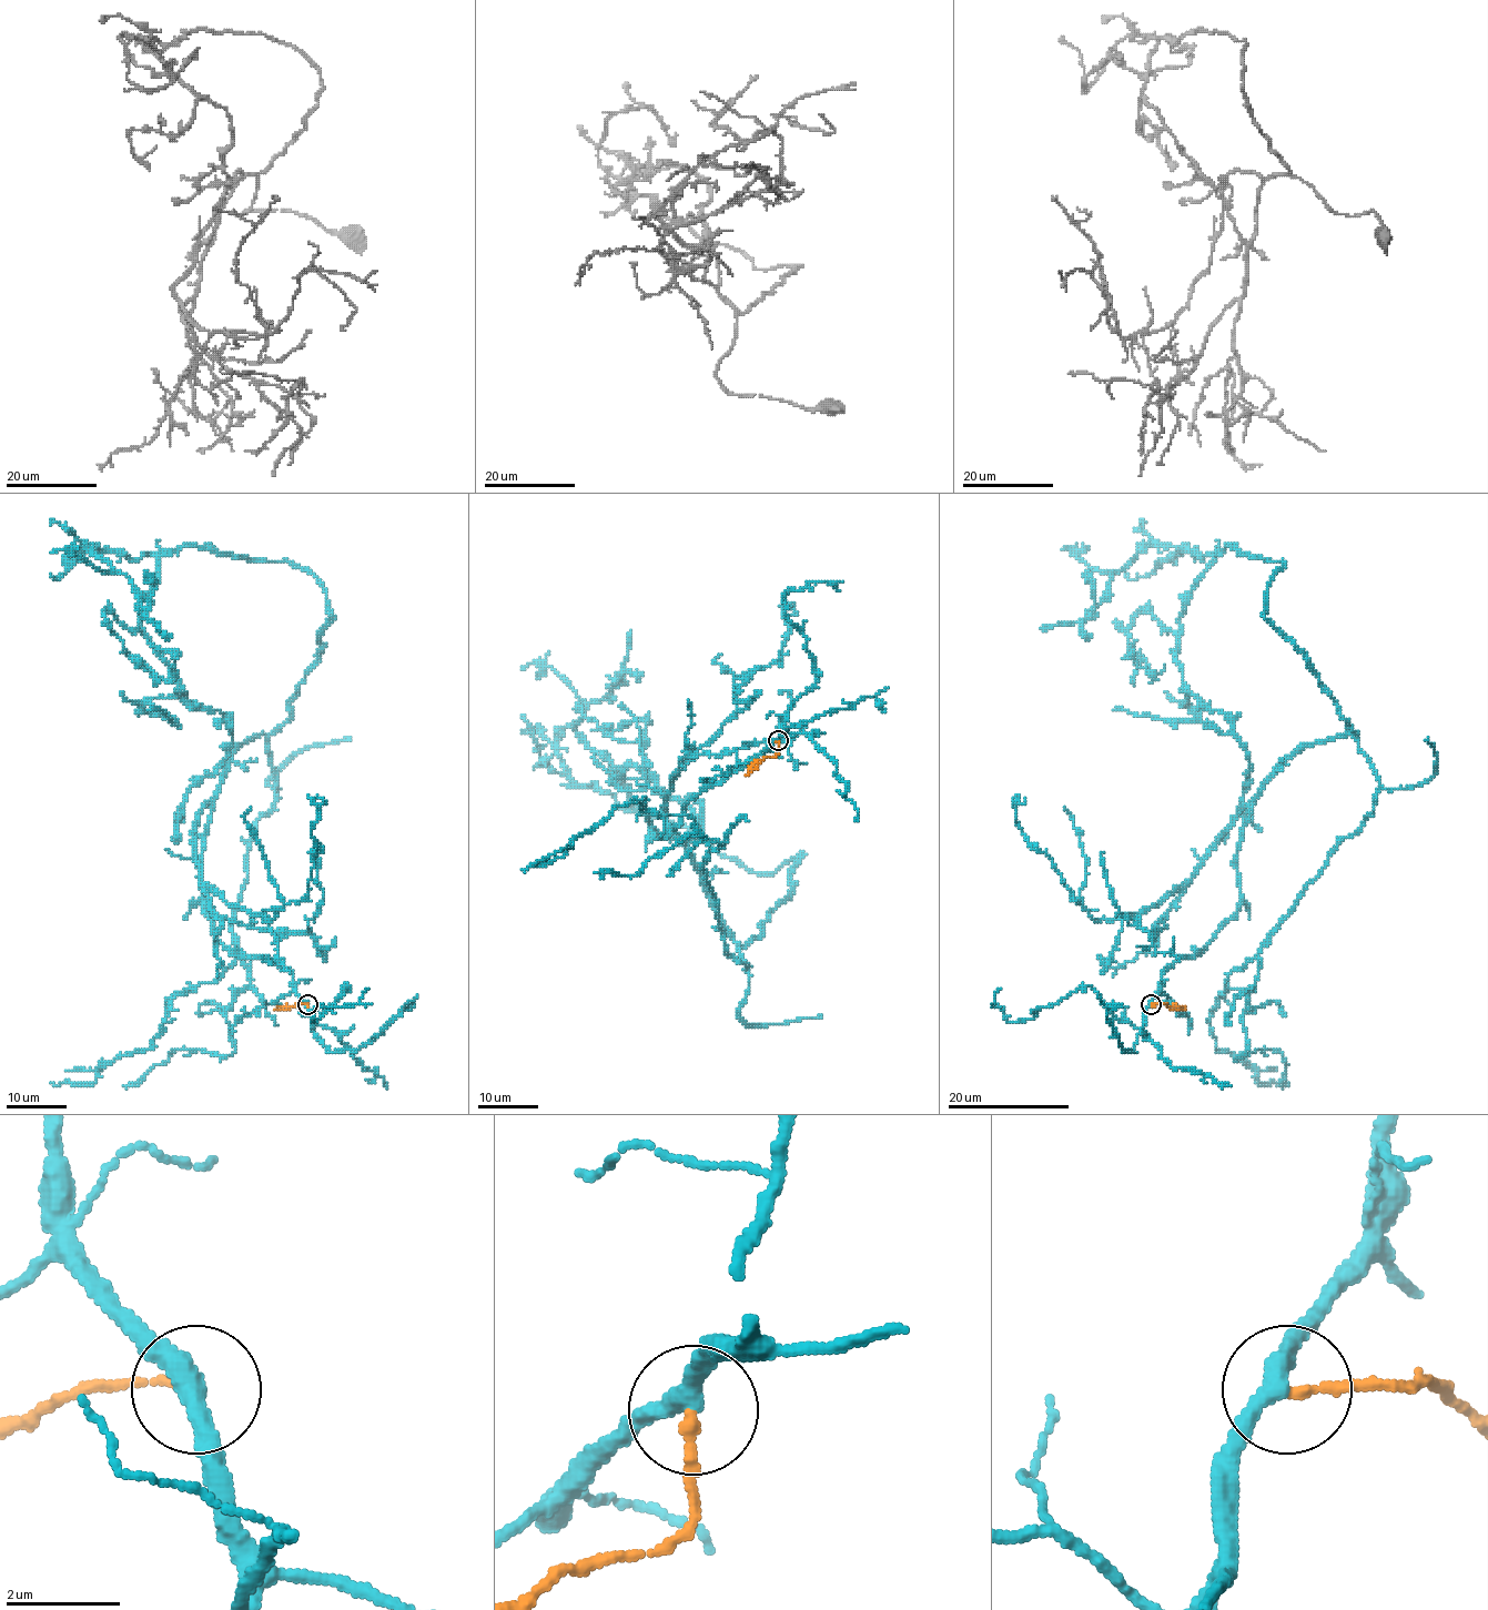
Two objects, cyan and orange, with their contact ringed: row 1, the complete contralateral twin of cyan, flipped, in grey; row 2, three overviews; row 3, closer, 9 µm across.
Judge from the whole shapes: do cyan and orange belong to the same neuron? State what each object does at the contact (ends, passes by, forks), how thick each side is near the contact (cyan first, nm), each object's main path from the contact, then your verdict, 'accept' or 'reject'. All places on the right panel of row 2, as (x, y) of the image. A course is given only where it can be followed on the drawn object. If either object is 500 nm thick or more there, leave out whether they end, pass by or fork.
cyan passes by; orange ends; calibres 360 and 190 nm; course cyan (1151, 1004), (1261, 785), (1354, 733), (1227, 547), (1177, 664), (1249, 767), (1225, 842); course orange (1151, 1004), (1184, 1009); reject

